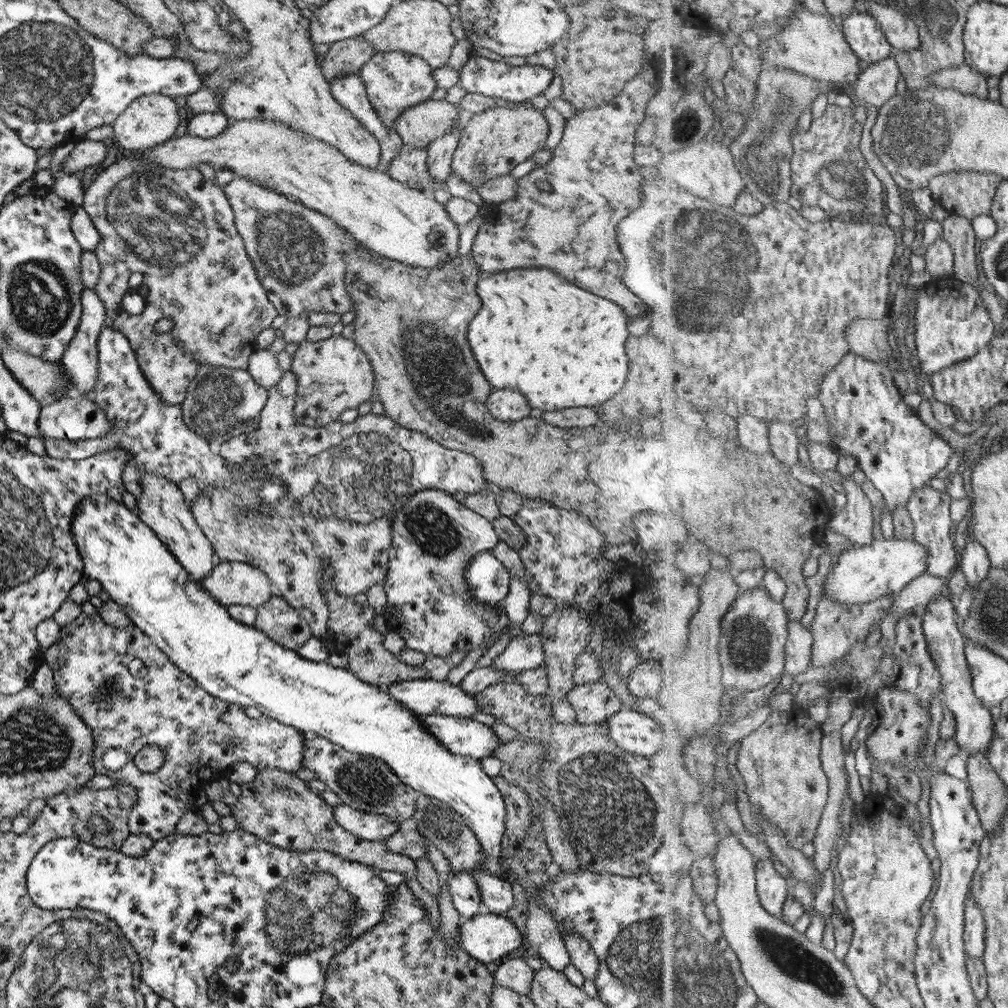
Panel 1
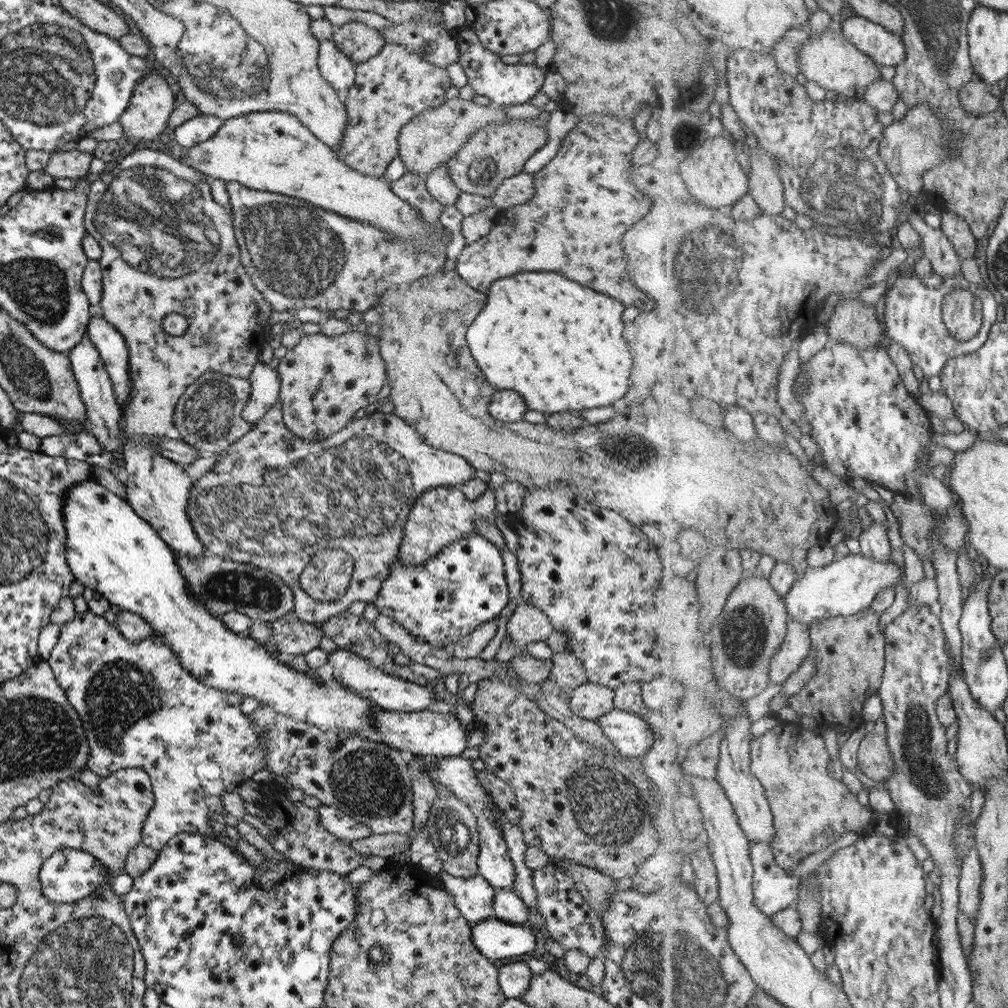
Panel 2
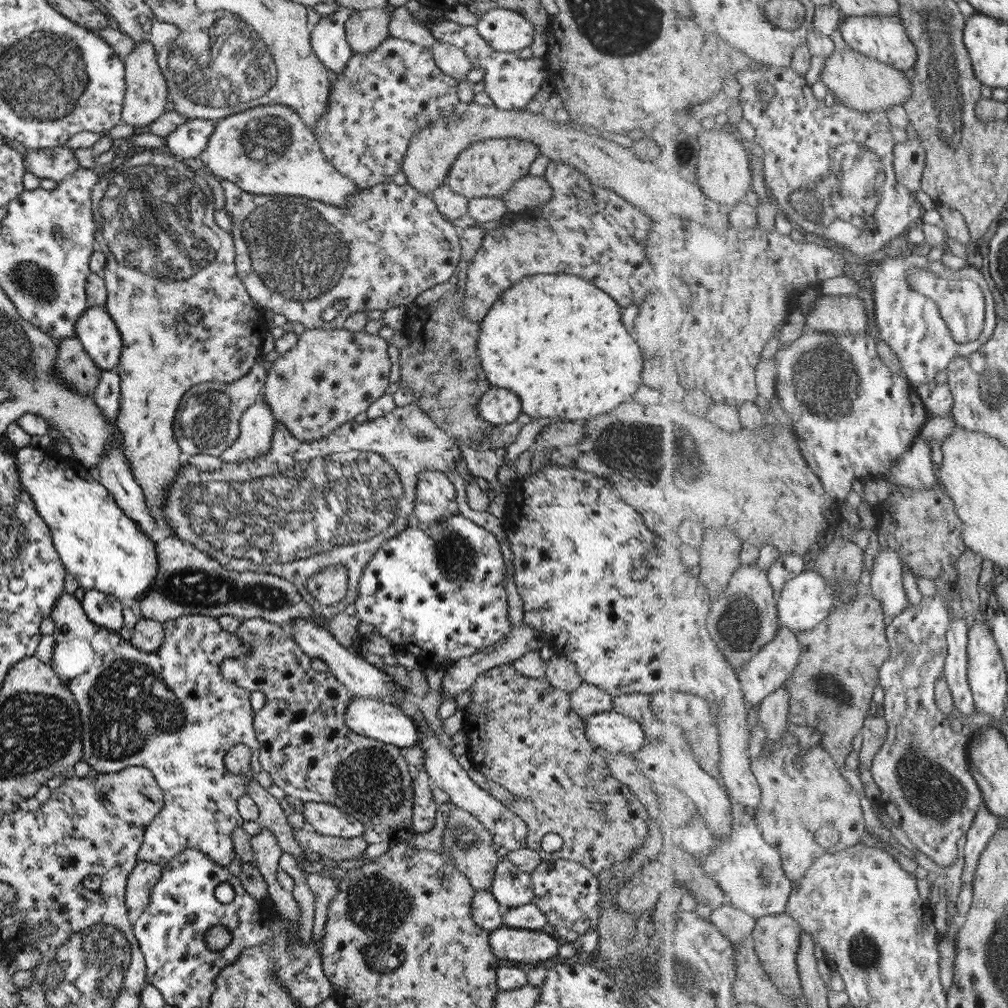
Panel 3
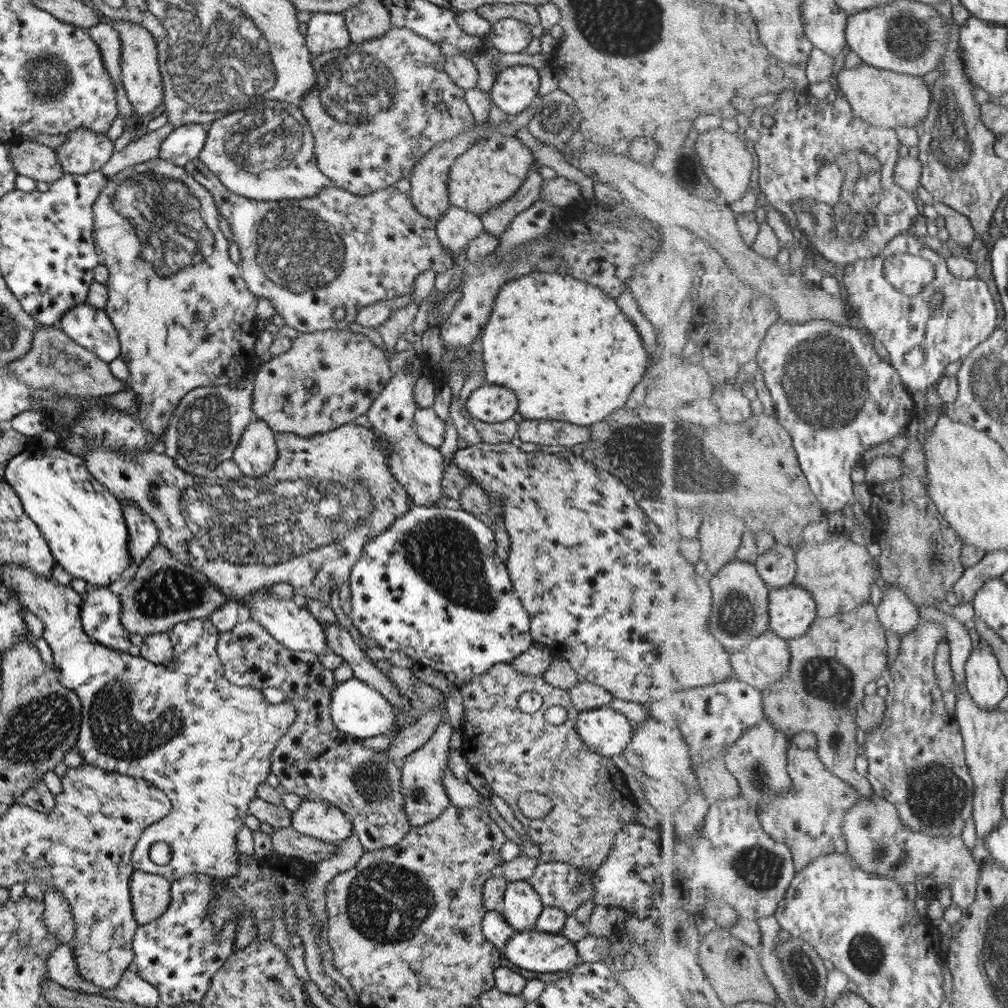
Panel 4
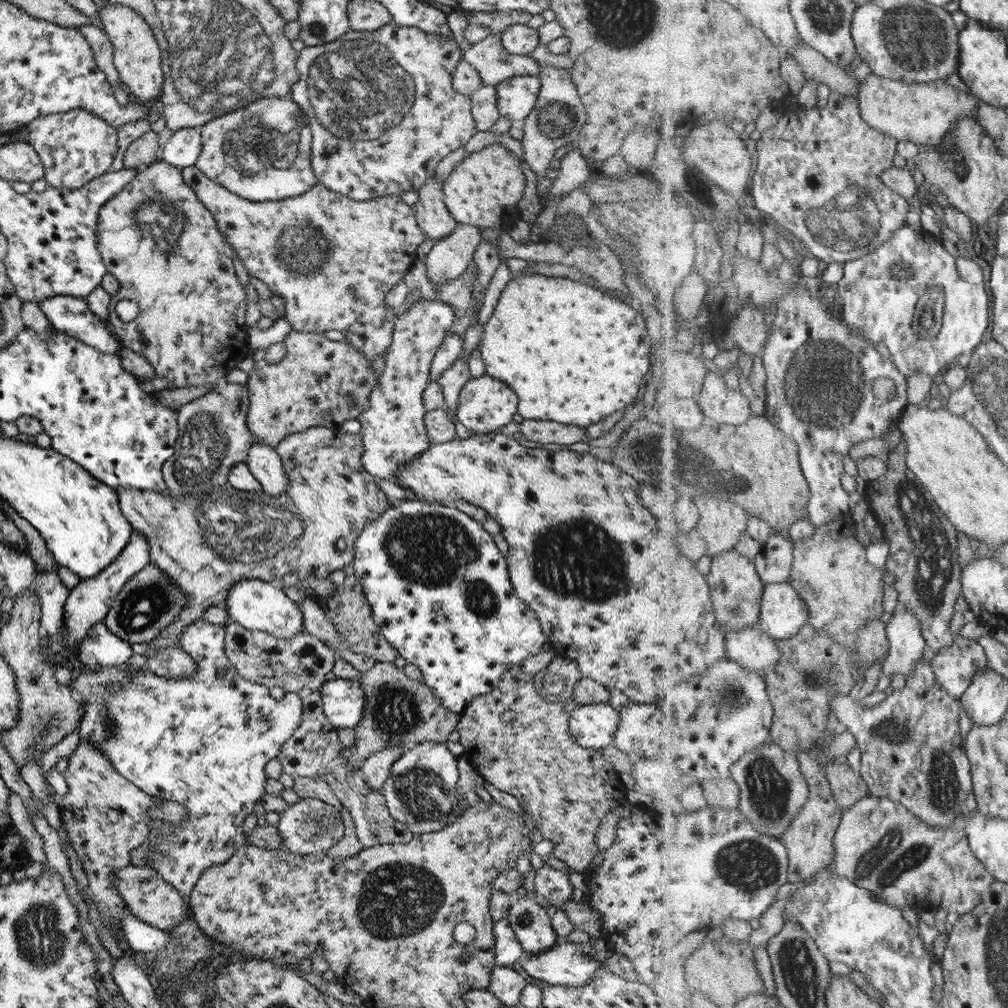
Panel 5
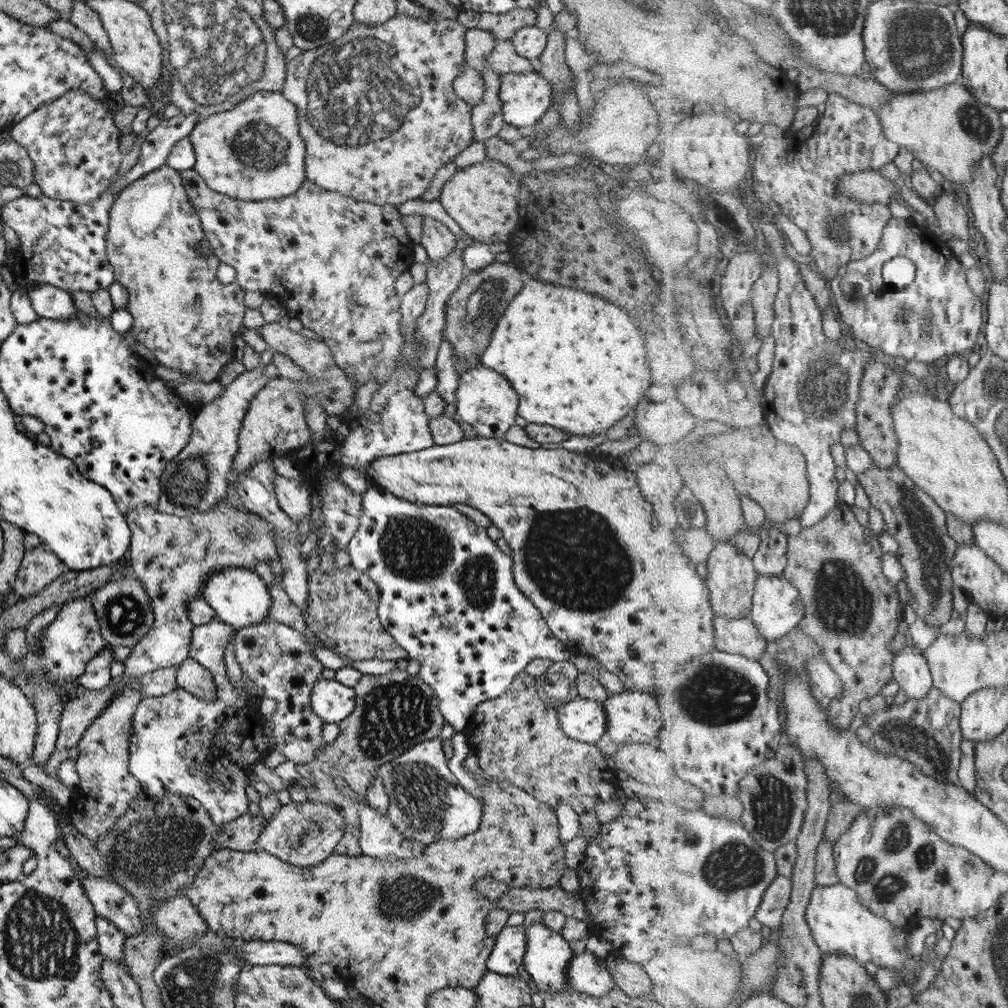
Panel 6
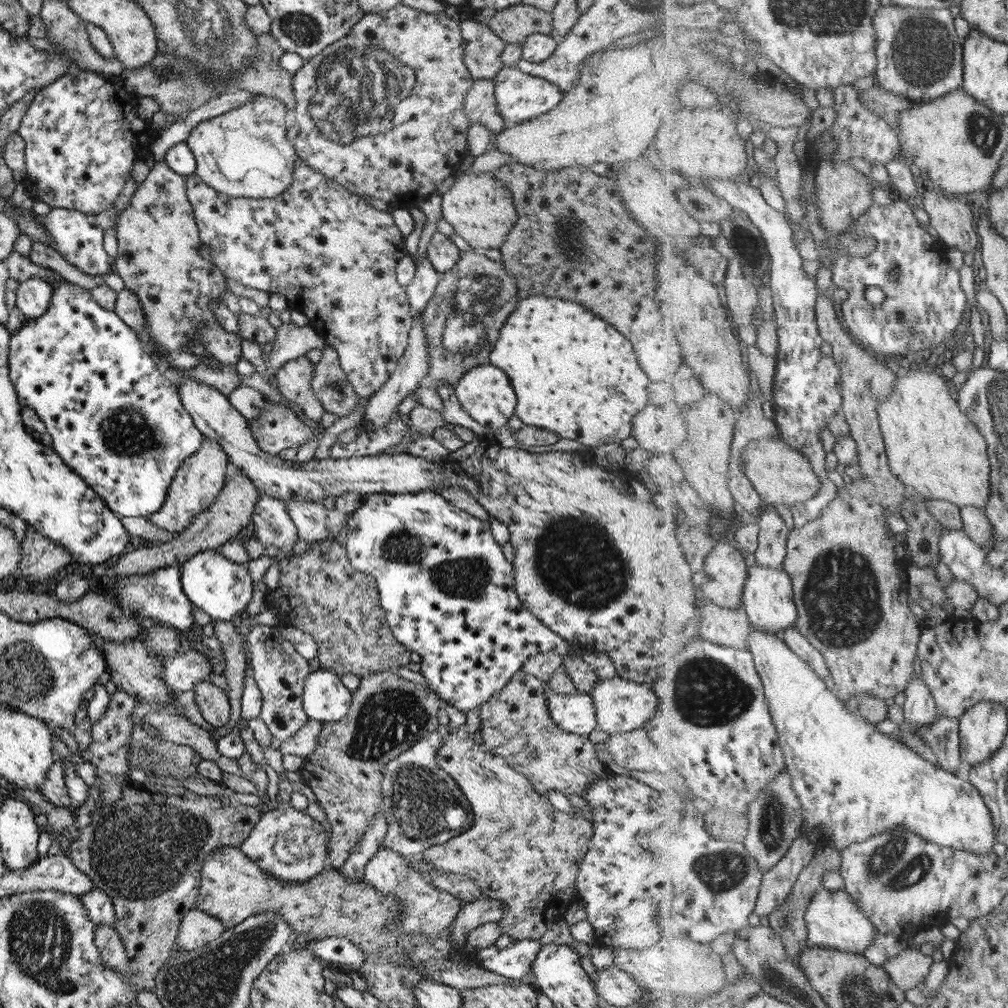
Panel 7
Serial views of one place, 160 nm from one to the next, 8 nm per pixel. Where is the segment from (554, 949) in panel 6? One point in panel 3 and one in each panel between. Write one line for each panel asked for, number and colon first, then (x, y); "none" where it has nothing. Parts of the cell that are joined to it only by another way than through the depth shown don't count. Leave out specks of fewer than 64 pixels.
3: (511, 887)
4: (520, 906)
5: (529, 923)

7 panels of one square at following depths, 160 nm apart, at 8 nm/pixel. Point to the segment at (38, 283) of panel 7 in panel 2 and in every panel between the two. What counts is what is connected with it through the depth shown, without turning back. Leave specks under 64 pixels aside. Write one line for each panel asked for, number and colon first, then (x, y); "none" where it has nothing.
2: (109, 344)
3: (97, 333)
4: (89, 327)
5: (67, 314)
6: (47, 301)

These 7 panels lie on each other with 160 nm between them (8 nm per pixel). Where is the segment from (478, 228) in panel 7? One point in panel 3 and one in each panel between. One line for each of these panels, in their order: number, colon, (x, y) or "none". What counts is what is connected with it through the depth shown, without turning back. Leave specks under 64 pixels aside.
3: (486, 168)
4: (492, 169)
5: (483, 189)
6: (482, 199)

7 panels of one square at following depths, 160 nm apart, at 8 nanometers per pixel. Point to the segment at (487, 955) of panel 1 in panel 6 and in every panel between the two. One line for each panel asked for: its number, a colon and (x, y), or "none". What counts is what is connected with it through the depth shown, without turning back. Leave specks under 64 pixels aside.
2: (494, 939)
3: (521, 945)
4: (537, 952)
5: (571, 965)
6: (586, 973)

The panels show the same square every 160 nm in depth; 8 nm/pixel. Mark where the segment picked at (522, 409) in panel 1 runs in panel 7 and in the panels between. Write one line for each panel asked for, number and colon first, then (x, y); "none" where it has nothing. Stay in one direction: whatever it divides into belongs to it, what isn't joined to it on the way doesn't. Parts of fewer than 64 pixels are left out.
2: (505, 406)
3: (496, 406)
4: (487, 403)
5: (484, 405)
6: (484, 401)
7: (483, 391)

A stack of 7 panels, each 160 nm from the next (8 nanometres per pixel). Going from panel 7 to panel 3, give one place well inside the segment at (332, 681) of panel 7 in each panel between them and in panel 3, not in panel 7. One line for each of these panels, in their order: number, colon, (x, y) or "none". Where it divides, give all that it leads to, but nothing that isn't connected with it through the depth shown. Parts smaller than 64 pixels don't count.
3: (372, 718)
4: (357, 709)
5: (342, 699)
6: (332, 702)

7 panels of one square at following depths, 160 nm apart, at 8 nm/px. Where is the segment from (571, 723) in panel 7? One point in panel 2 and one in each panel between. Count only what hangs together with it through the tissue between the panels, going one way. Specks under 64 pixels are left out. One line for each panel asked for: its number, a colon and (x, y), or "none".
2: (632, 736)
3: (615, 733)
4: (603, 731)
5: (592, 726)
6: (582, 719)

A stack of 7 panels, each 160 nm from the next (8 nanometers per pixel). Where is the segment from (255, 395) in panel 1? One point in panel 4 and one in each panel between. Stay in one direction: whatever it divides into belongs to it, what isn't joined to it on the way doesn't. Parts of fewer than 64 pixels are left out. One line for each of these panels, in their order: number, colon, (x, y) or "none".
2: (207, 416)
3: (206, 421)
4: (205, 427)

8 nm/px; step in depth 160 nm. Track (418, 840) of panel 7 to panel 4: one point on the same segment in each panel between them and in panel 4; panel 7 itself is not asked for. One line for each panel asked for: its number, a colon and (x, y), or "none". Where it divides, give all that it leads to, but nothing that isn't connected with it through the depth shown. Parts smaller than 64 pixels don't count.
4: (424, 798)
5: (419, 792)
6: (425, 803)

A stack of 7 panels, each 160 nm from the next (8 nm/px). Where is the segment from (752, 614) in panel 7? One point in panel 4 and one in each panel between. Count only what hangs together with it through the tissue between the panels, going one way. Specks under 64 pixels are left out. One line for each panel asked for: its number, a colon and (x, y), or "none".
4: (793, 609)
5: (784, 612)
6: (778, 609)

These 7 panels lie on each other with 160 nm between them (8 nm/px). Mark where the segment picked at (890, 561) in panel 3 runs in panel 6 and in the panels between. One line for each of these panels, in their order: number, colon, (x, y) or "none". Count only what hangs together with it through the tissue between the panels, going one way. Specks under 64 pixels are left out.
4: (898, 613)
5: (908, 646)
6: (911, 670)

